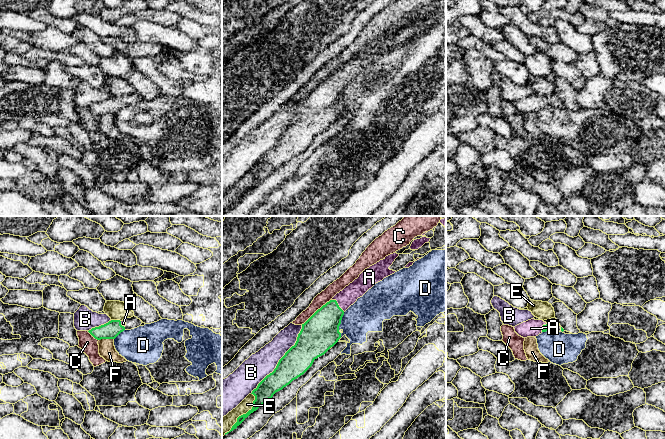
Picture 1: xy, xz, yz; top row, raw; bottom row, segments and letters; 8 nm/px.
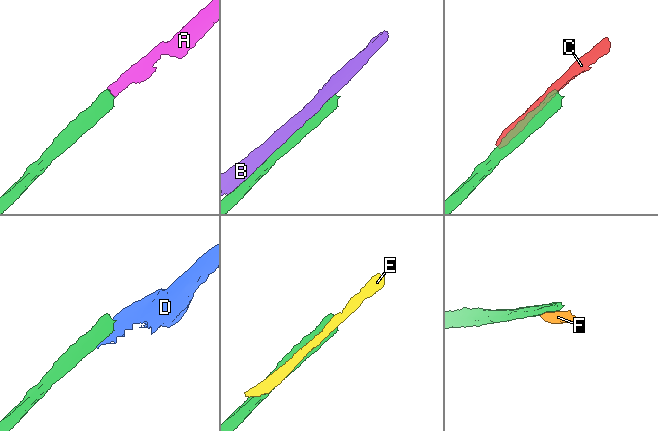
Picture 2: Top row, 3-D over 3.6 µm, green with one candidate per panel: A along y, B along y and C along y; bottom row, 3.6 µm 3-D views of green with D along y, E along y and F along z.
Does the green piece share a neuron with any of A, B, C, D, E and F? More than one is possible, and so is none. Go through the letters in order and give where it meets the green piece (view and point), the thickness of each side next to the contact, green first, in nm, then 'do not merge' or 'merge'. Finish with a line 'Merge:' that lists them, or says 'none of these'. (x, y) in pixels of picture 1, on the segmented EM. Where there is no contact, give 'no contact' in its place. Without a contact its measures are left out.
A: contact xz (337, 304); calibres 280 and 150 nm; merge
B: contact xz (279, 360); calibres 220 and 220 nm; do not merge
C: contact xz (317, 310); calibres 300 and 100 nm; do not merge
D: contact xz (338, 327); calibres 300 and 280 nm; do not merge
E: contact xz (243, 414); calibres 140 and 140 nm; do not merge
F: contact xy (106, 338); calibres 140 and 130 nm; do not merge
Merge: A

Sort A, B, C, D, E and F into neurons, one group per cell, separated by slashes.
A / B / C / D / E / F

